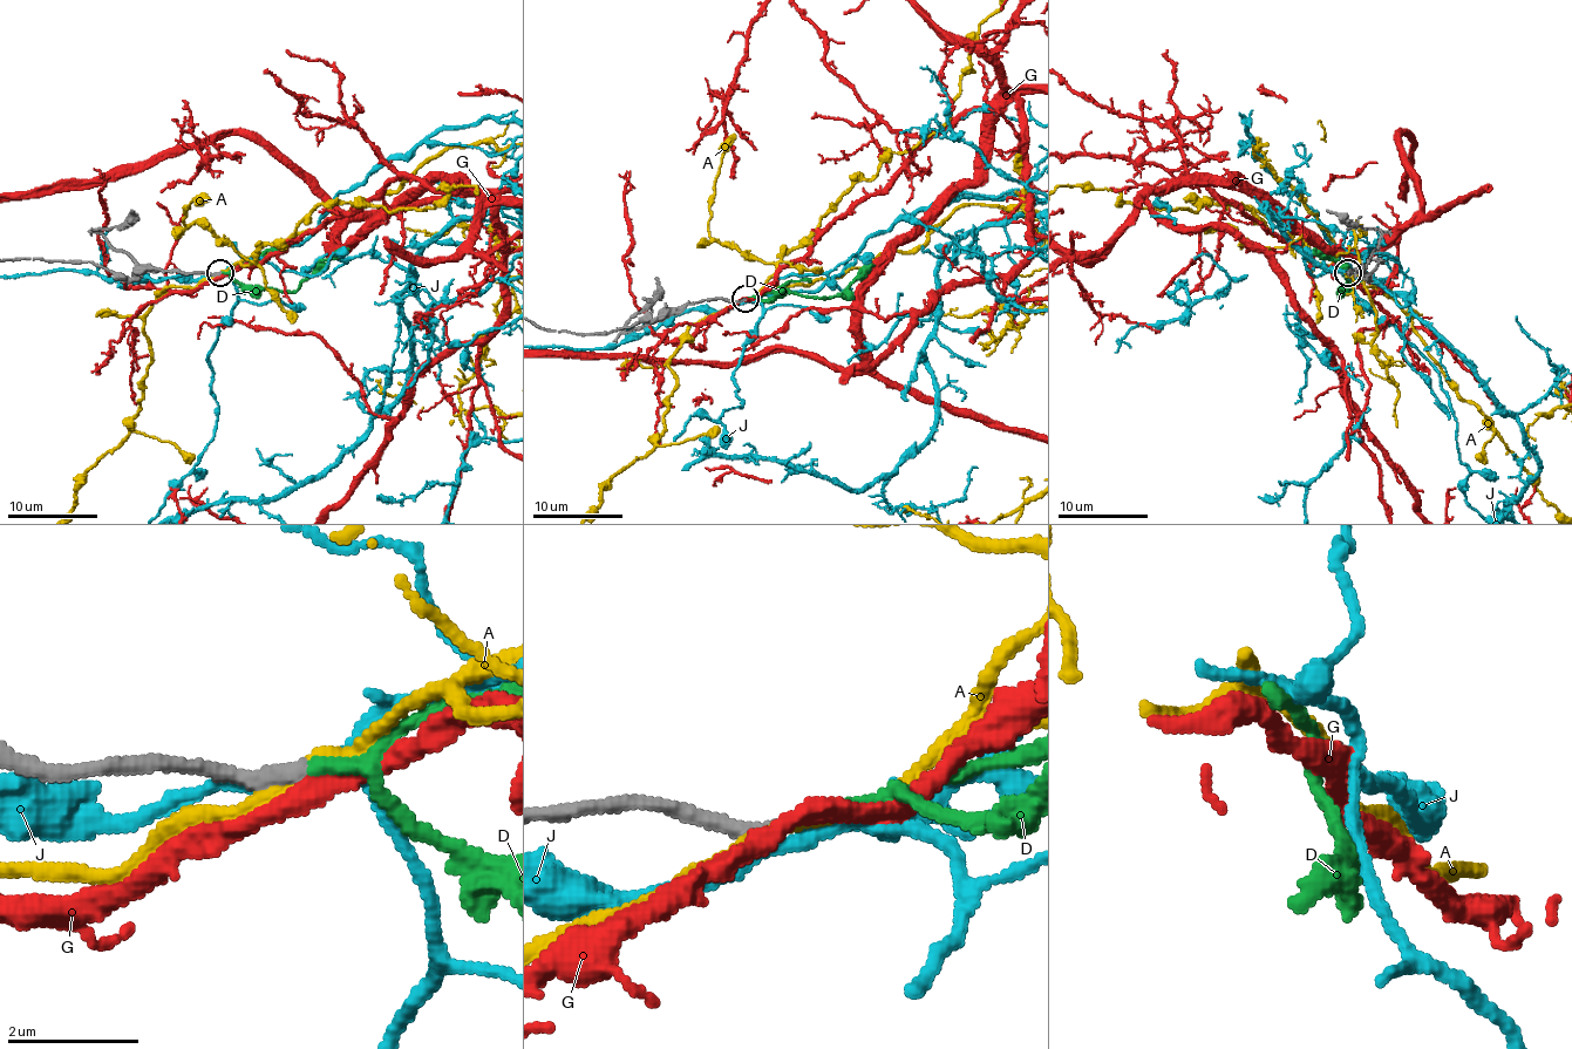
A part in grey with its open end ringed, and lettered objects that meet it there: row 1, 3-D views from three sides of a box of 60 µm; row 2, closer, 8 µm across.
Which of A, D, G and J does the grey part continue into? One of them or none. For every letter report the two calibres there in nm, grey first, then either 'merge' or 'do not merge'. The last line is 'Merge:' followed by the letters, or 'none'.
A: 240/200 nm | do not merge
D: 240/150 nm | merge
G: 240/320 nm | do not merge
J: 280/200 nm | do not merge
Merge: D

